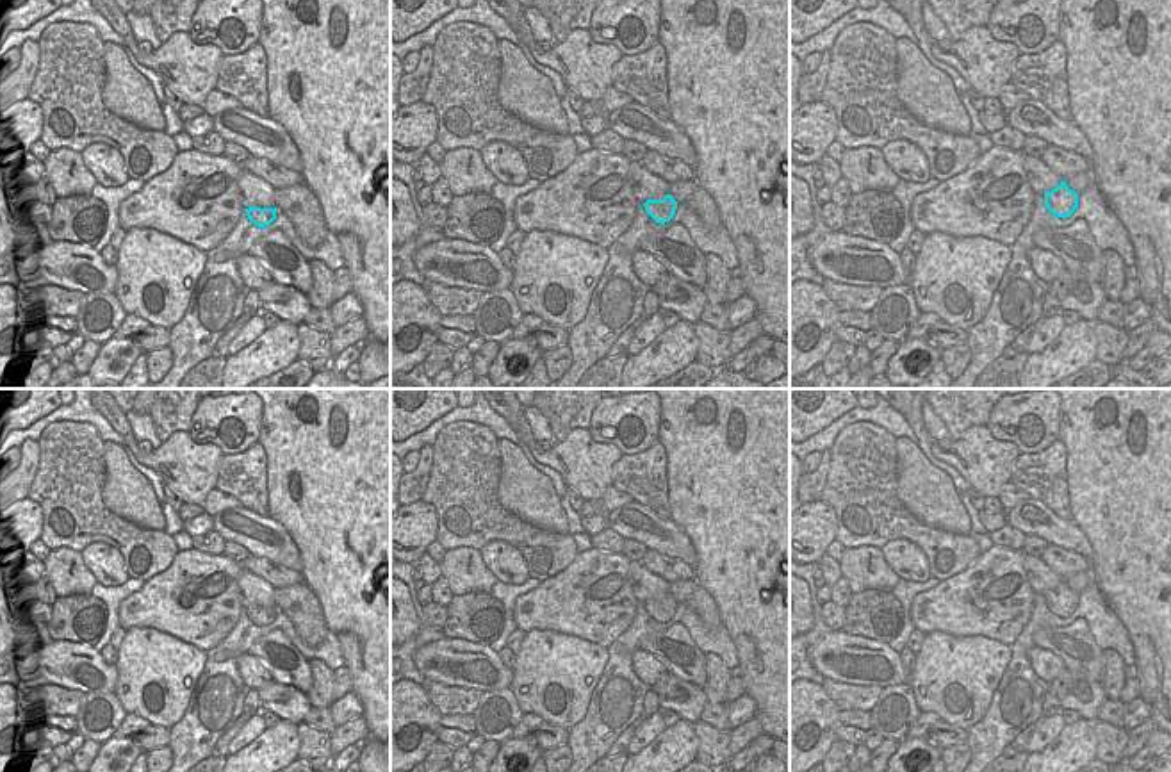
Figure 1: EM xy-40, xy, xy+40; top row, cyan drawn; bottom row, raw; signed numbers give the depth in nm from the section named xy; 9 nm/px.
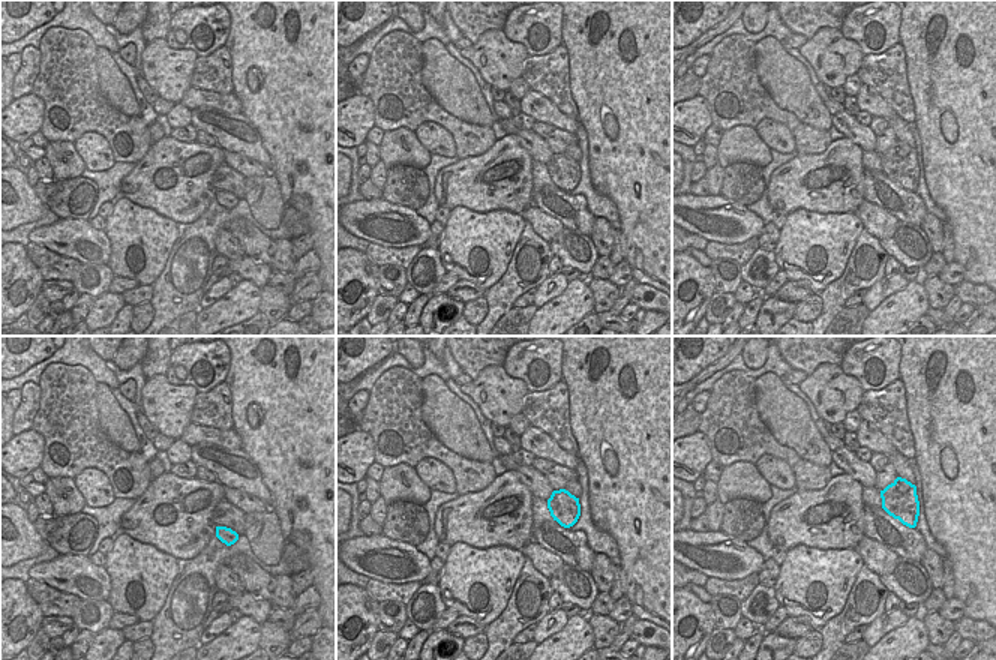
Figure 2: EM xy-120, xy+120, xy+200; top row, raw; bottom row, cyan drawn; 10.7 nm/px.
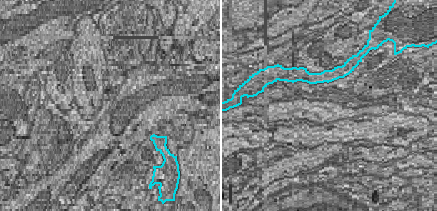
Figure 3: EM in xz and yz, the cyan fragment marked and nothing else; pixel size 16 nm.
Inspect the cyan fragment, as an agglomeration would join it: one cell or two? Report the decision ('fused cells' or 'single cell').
single cell

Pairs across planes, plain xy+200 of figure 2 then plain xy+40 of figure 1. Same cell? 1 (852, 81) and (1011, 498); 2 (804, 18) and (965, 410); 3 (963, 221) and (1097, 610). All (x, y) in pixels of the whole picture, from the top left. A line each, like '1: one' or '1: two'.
1: one
2: one
3: two

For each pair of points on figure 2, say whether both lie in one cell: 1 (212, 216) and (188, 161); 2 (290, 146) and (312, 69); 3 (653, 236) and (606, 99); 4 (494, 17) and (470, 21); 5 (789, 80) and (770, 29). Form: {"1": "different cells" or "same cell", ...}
{"1": "different cells", "2": "same cell", "3": "same cell", "4": "same cell", "5": "different cells"}

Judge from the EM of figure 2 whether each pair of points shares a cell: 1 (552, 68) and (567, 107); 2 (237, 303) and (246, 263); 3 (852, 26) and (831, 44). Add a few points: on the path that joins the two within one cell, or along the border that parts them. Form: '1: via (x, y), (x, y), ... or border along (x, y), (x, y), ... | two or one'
1: via (551, 77), (561, 98) | one
2: border along (243, 279), (252, 281), (260, 288) | two
3: border along (839, 29), (864, 54) | two

